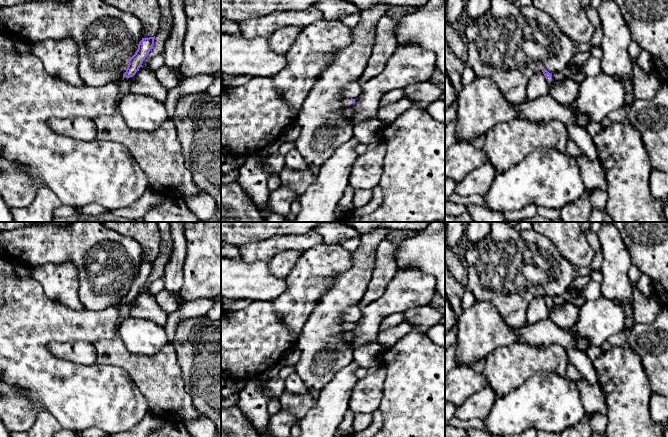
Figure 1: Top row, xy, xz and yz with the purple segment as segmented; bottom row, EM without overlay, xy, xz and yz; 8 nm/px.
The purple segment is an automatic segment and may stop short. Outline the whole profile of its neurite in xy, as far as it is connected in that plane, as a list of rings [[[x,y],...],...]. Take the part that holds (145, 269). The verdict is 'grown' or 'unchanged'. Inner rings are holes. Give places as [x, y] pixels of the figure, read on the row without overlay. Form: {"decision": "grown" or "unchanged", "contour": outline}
{"decision": "unchanged", "contour": [[[154,261],[149,262],[142,262],[142,264],[138,268],[138,273],[135,276],[135,278],[129,282],[128,284],[128,291],[126,293],[126,296],[123,298],[124,301],[130,302],[133,301],[137,295],[139,295],[139,292],[141,291],[141,288],[149,278],[150,274],[152,273],[154,269]]]}

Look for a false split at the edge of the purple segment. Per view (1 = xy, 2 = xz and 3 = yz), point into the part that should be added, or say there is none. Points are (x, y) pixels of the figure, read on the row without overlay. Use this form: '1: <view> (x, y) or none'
1: none
2: xz (346, 326)
3: yz (550, 304)

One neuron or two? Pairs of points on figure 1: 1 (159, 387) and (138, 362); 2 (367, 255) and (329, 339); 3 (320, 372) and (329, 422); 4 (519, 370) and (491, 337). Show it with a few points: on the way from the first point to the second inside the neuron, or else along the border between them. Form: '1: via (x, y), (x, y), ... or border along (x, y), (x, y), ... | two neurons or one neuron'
1: via (156, 381), (143, 368) | one neuron
2: via (358, 276), (331, 304), (329, 307), (329, 318) | one neuron
3: border along (339, 370), (320, 391), (316, 399) | two neurons
4: border along (516, 341), (496, 347), (484, 359) | two neurons

